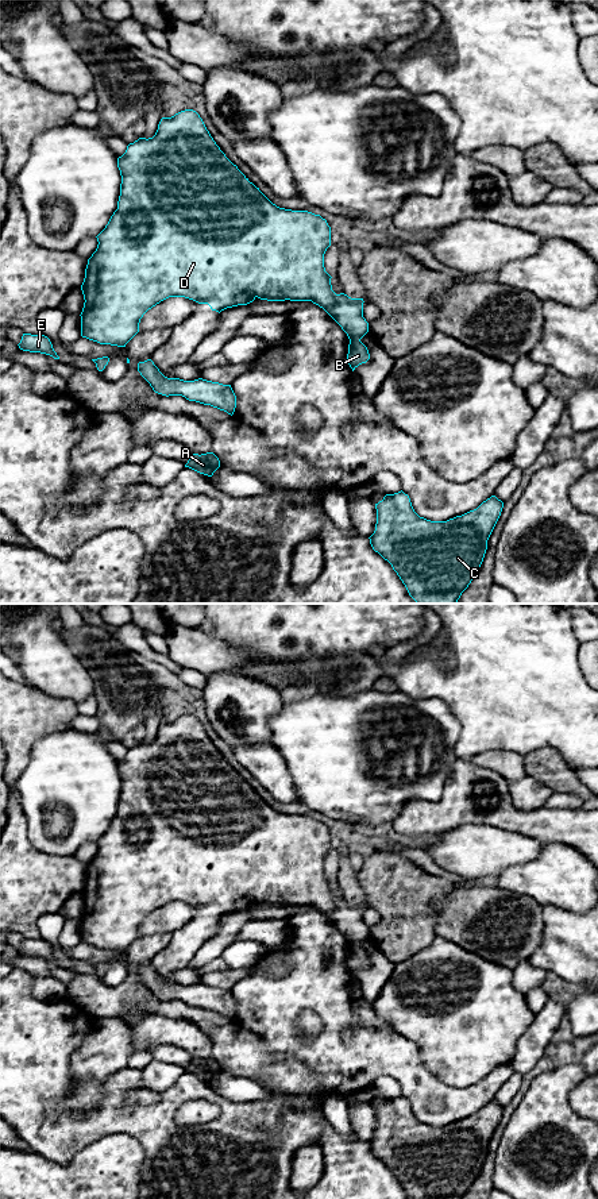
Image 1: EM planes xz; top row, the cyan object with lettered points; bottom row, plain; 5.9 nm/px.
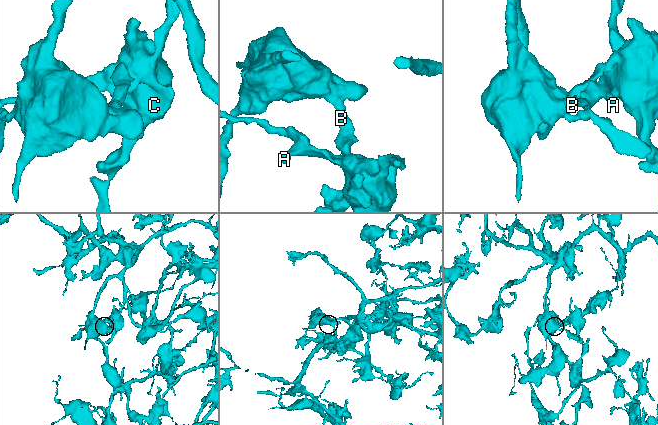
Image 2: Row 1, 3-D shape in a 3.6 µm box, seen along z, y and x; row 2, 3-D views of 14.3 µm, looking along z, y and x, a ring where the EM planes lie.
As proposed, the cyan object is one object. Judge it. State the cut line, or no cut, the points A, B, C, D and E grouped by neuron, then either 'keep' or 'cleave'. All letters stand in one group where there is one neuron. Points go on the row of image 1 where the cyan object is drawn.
cut in xz along (350, 338), (359, 339); A B C E / D; cleave

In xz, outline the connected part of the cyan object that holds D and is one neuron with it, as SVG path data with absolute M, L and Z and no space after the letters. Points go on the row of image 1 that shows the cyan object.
M185 109L171 117L162 117L153 138L139 138L127 146L126 153L117 158L121 176L117 209L111 216L105 228L96 236L97 248L88 259L85 278L81 285L84 308L81 312L81 336L100 344L126 347L139 332L143 315L169 297L185 297L198 304L208 304L212 311L221 312L227 308L247 305L256 297L267 301L312 301L323 308L347 334L348 339L362 339L369 332L369 323L363 317L363 298L351 298L344 293L332 290L331 275L324 267L324 254L331 246L331 227L320 215L308 211L292 211L273 204L248 178L234 165L216 144L200 115Z

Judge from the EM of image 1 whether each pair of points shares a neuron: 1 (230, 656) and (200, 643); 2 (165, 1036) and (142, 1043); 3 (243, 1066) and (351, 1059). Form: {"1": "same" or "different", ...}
{"1": "same", "2": "same", "3": "different"}

